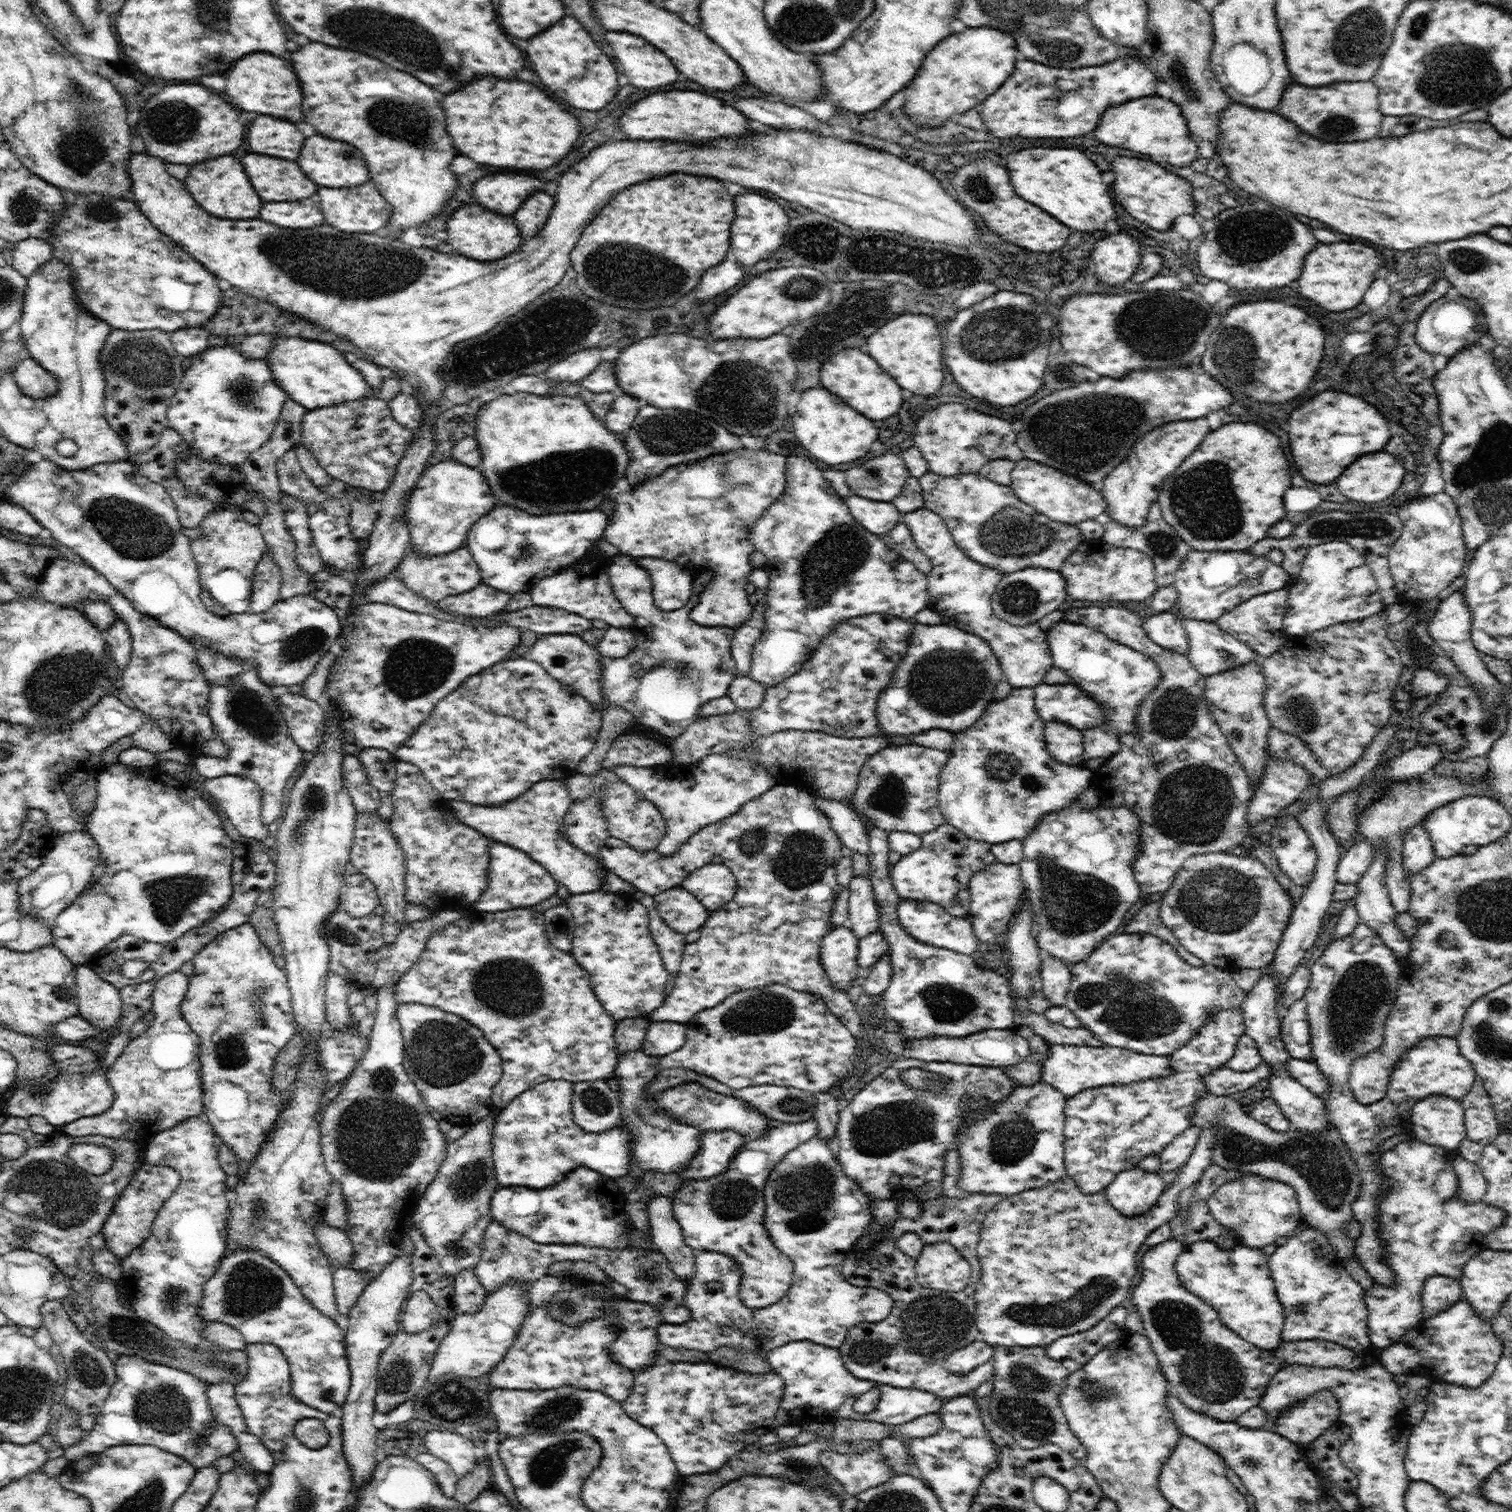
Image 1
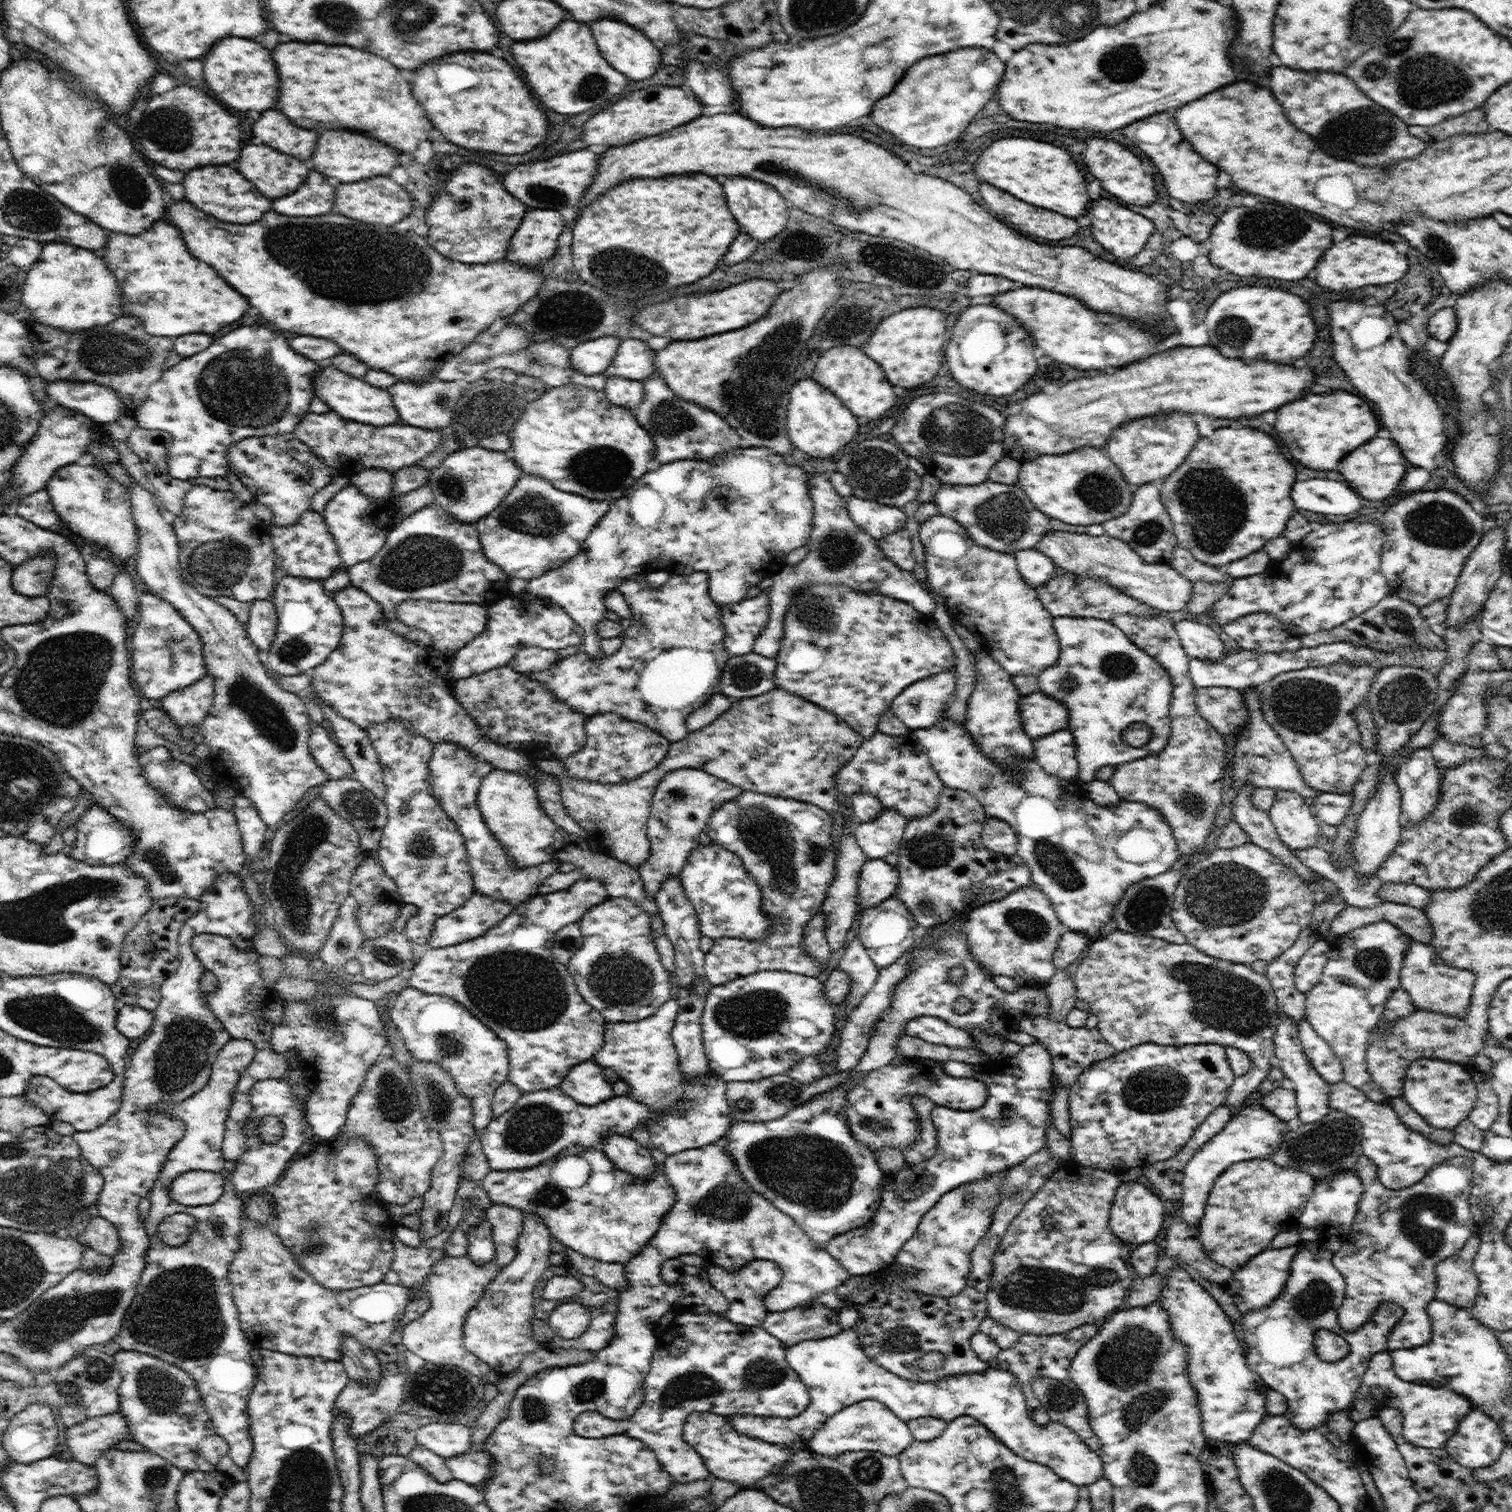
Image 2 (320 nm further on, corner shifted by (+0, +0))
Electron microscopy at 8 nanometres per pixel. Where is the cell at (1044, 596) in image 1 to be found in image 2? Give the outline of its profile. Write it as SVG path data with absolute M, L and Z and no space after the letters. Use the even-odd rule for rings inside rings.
M1037 549L1018 550L1014 555L1020 574L1034 590L1056 575L1053 560Z

